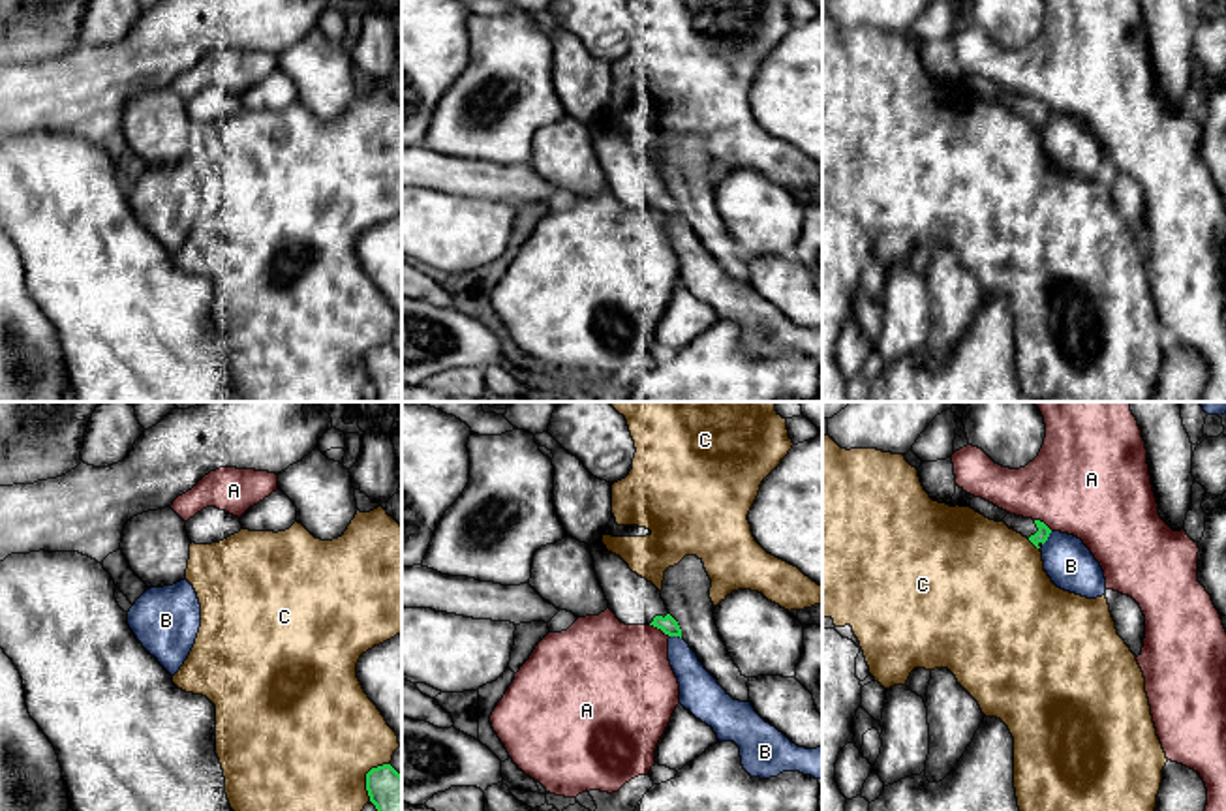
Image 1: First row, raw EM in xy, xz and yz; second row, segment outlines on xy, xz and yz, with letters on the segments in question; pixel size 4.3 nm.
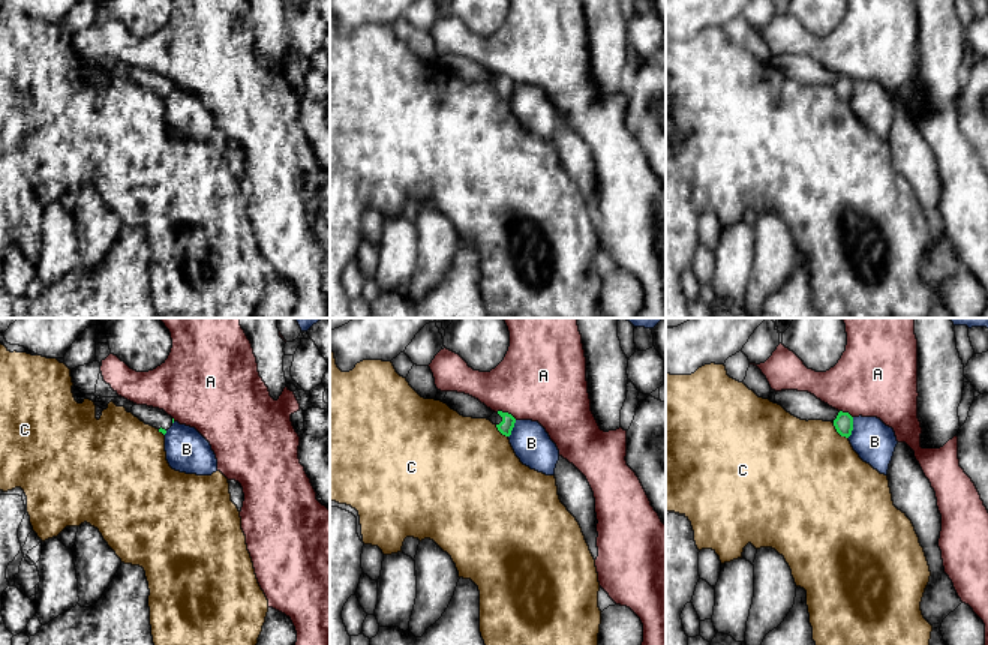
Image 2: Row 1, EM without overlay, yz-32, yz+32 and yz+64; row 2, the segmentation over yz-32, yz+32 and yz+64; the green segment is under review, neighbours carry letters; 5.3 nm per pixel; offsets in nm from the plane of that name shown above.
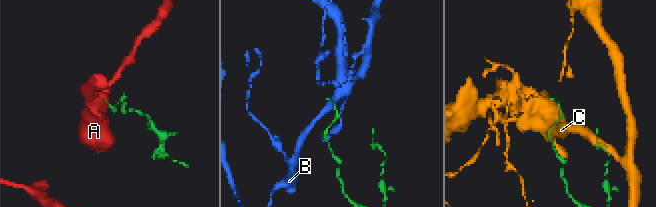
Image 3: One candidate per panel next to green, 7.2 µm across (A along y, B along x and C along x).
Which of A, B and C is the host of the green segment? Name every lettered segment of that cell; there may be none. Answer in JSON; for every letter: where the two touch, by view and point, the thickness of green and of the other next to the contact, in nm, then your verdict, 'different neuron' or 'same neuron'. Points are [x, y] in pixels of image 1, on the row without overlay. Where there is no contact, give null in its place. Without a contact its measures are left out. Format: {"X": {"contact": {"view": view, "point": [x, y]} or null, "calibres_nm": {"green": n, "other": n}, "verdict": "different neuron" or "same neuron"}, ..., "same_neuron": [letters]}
{"A": {"contact": {"view": "xz", "point": [659, 207]}, "calibres_nm": {"green": 80, "other": 420}, "verdict": "different neuron"}, "B": {"contact": {"view": "yz", "point": [1046, 119]}, "calibres_nm": {"green": 60, "other": 200}, "verdict": "different neuron"}, "C": {"contact": {"view": "xy", "point": [367, 355]}, "calibres_nm": {"green": 220, "other": 500}, "verdict": "different neuron"}, "same_neuron": []}

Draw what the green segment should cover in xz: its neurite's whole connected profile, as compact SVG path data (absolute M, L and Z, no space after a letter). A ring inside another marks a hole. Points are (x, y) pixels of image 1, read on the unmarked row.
M603 120L591 124L597 160L608 180L608 188L625 205L653 205L668 216L680 216L678 201L668 193L661 171L629 148Z

